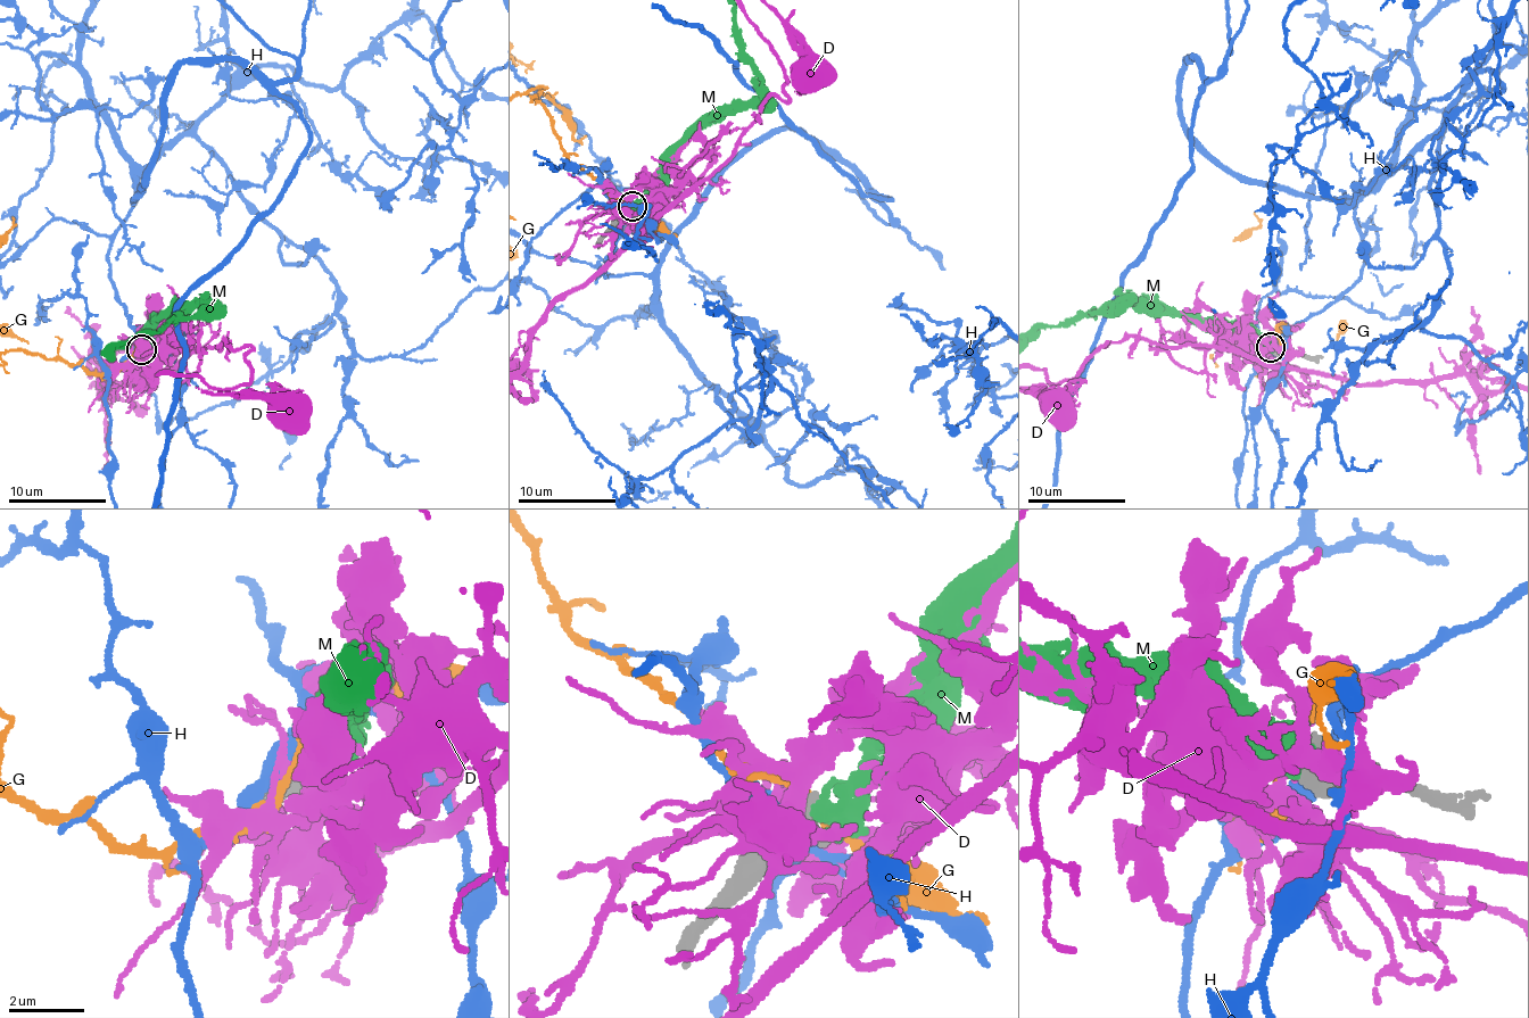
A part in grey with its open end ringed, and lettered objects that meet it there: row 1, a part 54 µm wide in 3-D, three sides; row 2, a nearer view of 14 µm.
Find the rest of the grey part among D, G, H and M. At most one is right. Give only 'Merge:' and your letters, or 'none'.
Merge: M

